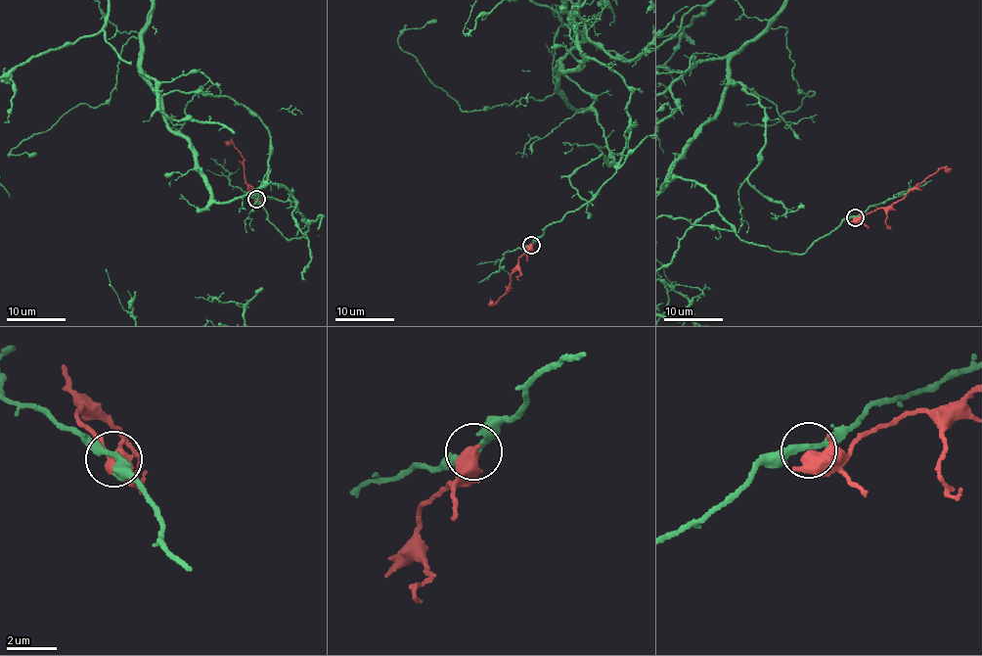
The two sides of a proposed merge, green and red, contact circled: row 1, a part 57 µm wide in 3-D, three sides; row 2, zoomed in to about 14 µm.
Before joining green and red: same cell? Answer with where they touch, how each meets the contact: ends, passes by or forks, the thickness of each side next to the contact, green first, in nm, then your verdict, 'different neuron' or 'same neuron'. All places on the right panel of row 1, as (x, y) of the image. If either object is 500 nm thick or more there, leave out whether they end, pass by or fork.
at (855, 217); 240 nm thick on the green side, 650 nm on the other; different neuron

